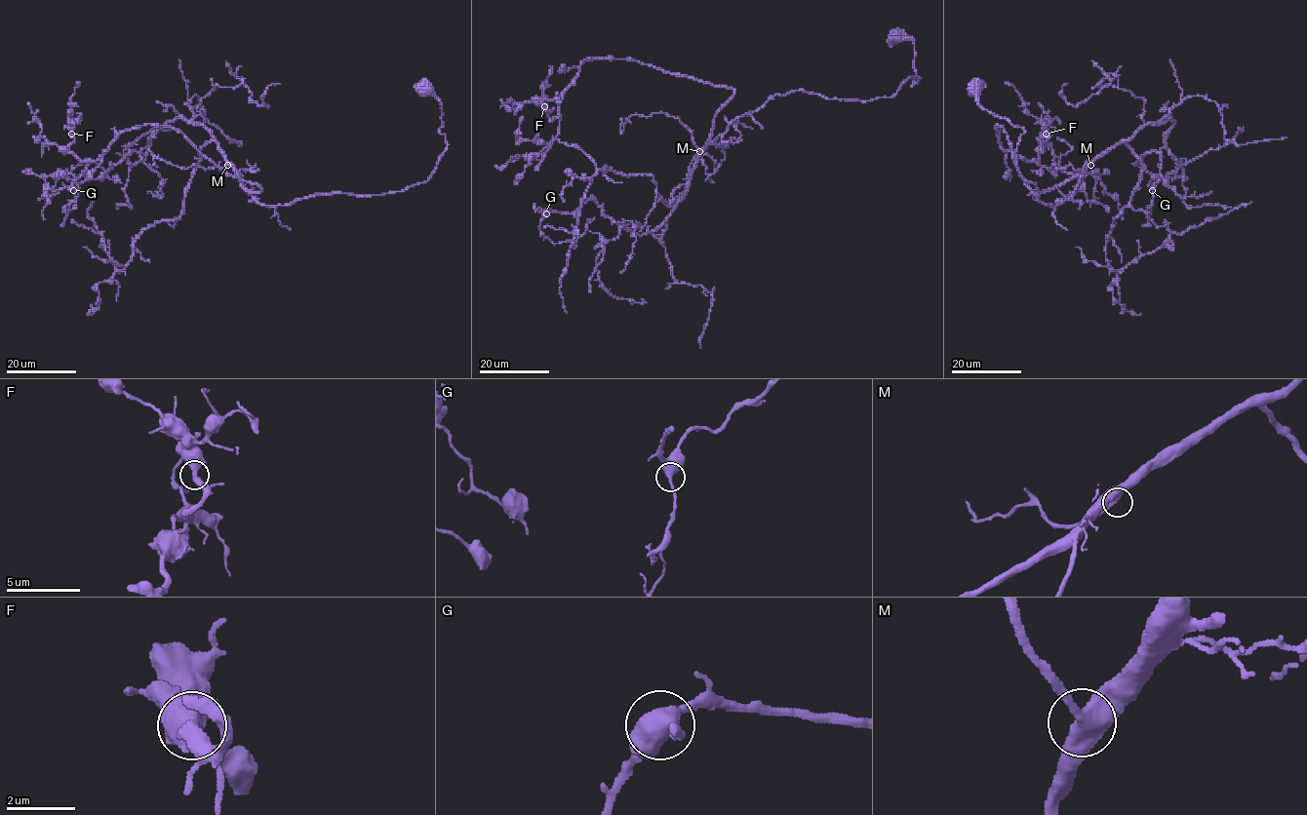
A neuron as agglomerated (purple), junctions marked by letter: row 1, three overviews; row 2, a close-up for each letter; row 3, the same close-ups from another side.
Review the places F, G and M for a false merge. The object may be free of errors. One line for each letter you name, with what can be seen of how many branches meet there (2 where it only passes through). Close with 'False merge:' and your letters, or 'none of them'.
False merge: none of them

